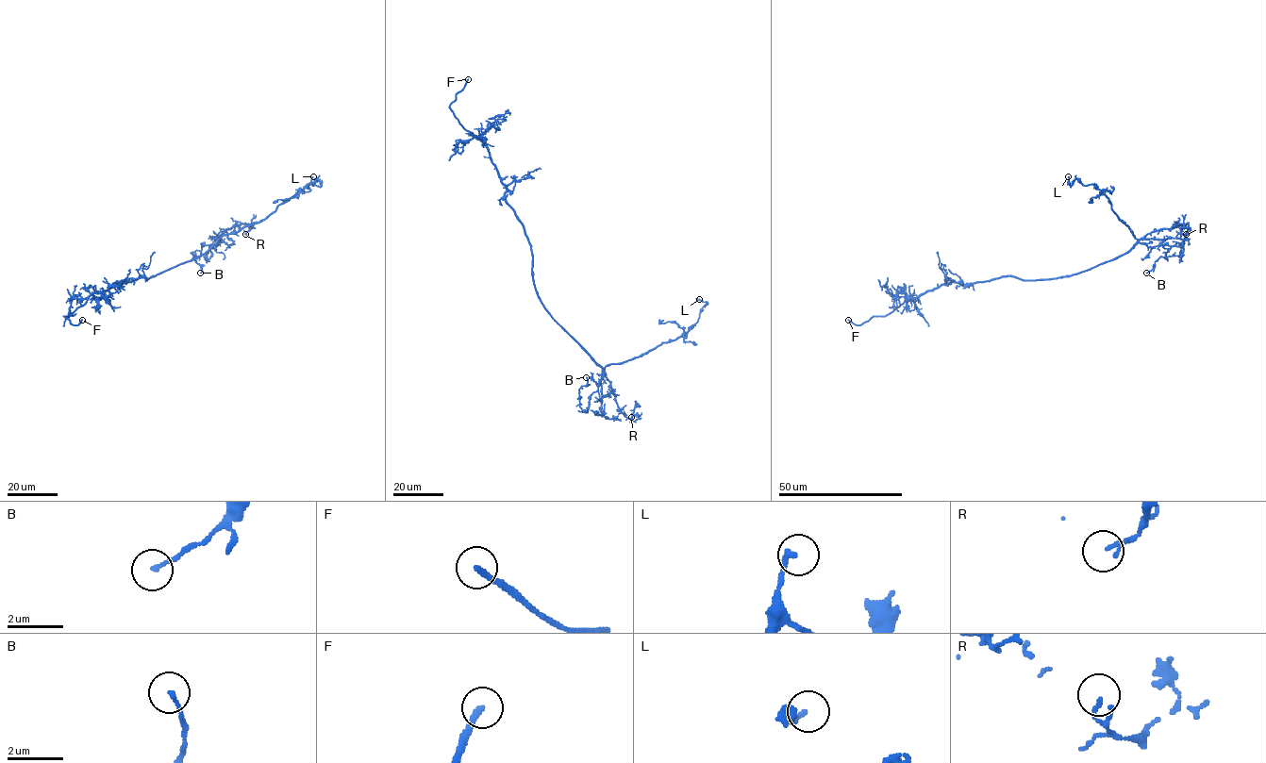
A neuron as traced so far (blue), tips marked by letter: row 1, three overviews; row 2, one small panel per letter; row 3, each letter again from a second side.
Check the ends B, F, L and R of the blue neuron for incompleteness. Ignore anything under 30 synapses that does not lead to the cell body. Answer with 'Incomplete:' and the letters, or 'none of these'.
Incomplete: F

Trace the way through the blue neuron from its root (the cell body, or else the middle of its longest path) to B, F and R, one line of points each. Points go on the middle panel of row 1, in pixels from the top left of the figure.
B: (540, 297), (551, 316), (602, 369), (588, 412), (580, 406), (578, 389), (586, 385), (586, 377)
F: (540, 297), (531, 246), (506, 201), (507, 187), (487, 146), (450, 107), (468, 79)
R: (540, 297), (551, 316), (604, 371), (619, 409), (627, 418), (633, 415), (638, 418), (633, 421), (631, 417)

